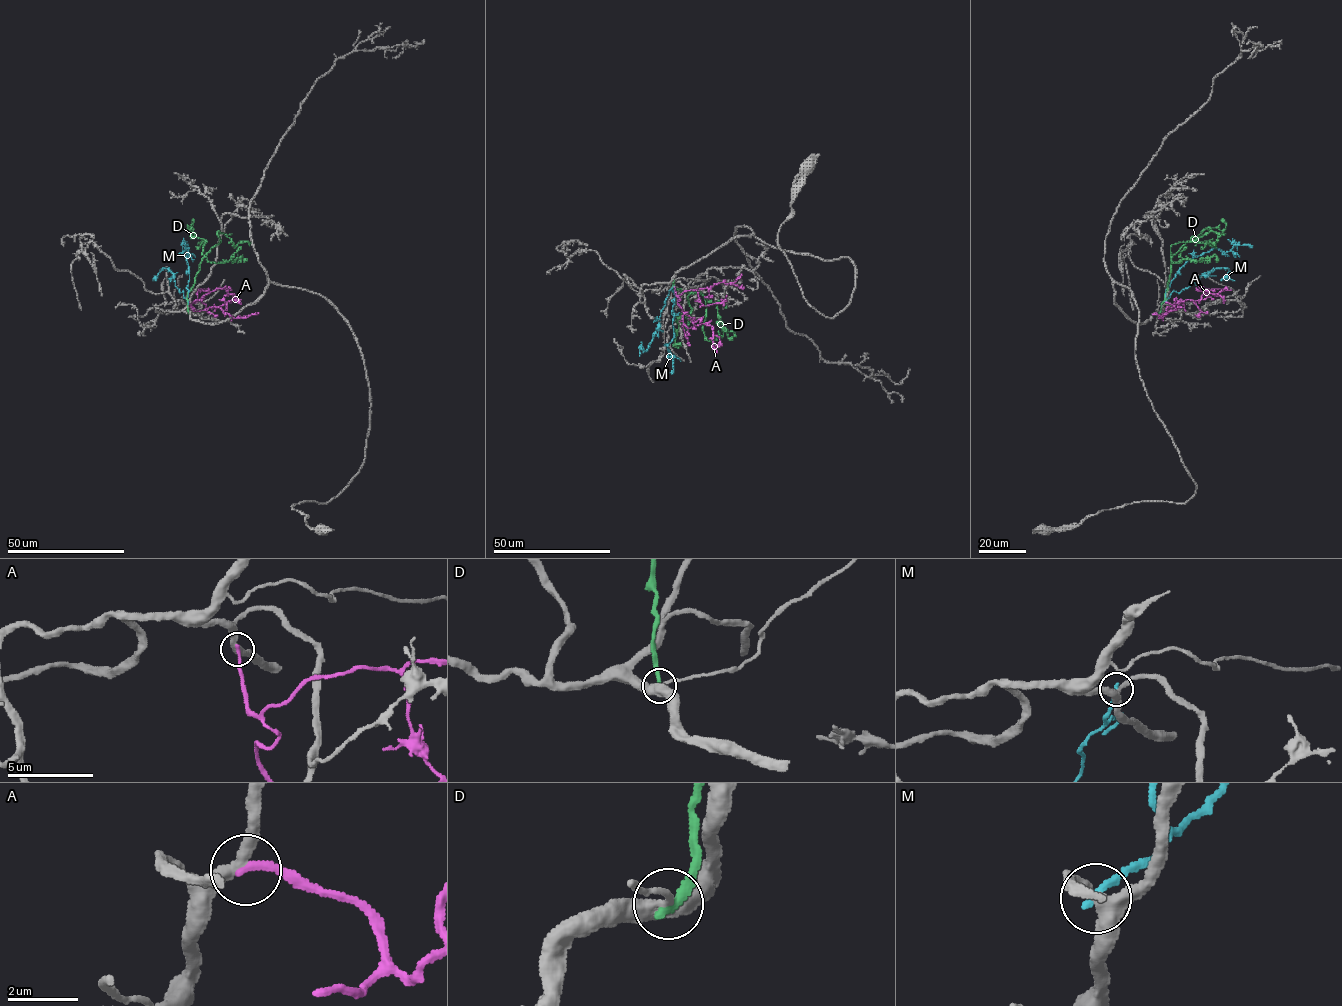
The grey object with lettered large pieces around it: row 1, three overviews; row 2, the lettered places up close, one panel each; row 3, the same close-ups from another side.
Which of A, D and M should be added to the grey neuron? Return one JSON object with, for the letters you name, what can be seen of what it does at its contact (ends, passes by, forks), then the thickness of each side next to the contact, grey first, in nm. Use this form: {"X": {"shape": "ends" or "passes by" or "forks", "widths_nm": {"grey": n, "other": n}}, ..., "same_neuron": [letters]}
{"same_neuron": []}

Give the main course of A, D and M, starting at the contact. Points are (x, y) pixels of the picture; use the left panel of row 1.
A: (189, 302), (194, 310), (191, 304), (217, 288), (225, 289), (227, 295), (228, 288), (231, 290)
D: (188, 312), (187, 292), (194, 282), (200, 261), (220, 241), (217, 231), (237, 245), (251, 241)
M: (188, 303), (188, 248), (182, 252), (186, 244), (186, 247)

